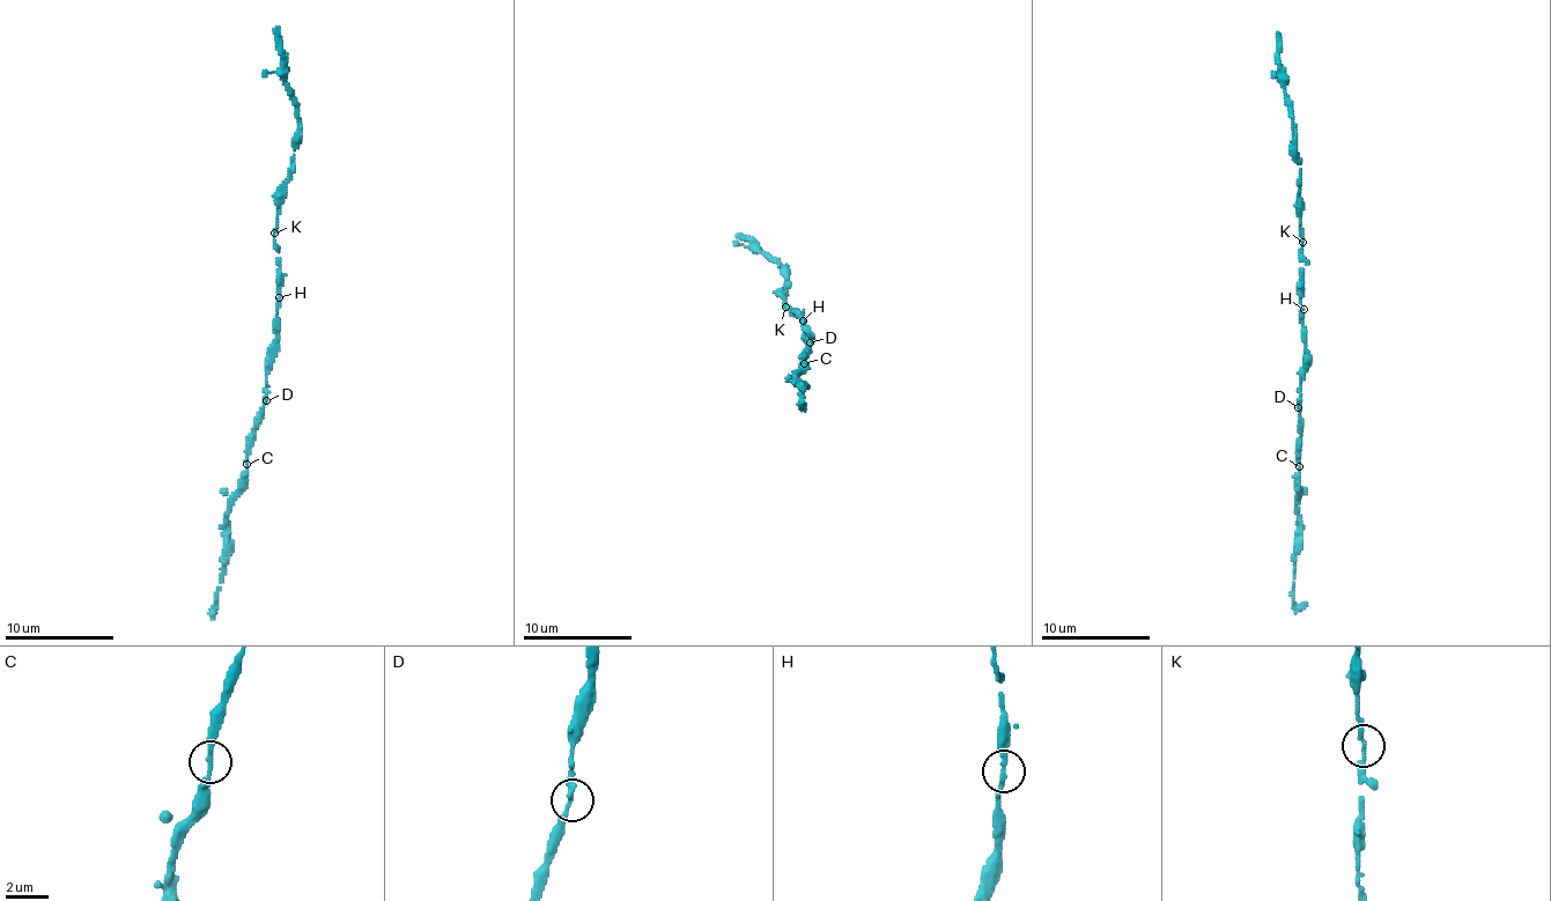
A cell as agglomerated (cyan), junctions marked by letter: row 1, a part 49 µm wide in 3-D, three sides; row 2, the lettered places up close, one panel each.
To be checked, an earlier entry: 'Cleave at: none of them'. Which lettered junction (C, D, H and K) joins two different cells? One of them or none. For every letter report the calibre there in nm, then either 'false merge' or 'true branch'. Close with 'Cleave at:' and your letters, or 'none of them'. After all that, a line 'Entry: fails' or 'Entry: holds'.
C: 240 nm thick; true branch
D: 240 nm thick; true branch
H: 190 nm thick; true branch
K: 200 nm thick; true branch
Cleave at: none of them
Entry: holds

